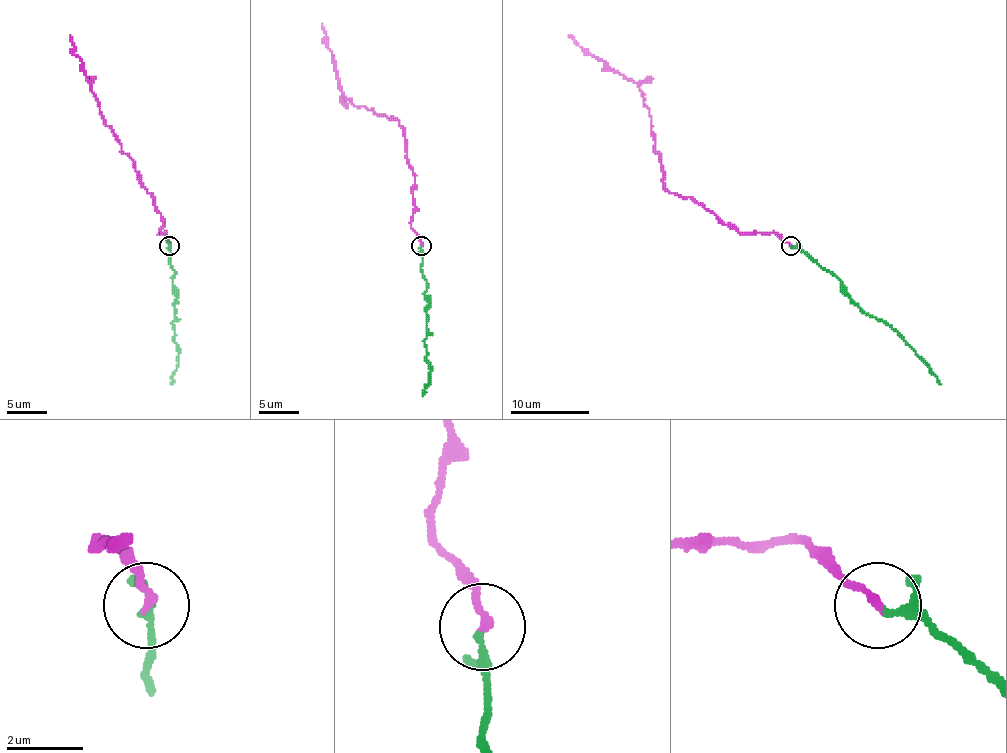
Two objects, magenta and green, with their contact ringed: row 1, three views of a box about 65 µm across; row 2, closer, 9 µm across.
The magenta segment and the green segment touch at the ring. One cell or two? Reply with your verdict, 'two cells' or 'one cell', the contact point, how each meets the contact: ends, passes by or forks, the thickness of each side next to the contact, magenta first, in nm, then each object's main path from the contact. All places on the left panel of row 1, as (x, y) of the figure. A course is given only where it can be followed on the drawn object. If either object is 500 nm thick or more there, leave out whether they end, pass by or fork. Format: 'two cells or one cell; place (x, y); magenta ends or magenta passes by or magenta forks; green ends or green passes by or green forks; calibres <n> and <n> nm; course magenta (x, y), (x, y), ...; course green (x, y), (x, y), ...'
one cell; place (169, 246); magenta ends; green passes by; calibres 240 and 150 nm; course magenta (168, 246), (159, 232), (162, 218), (153, 197), (105, 124), (70, 35); course green (168, 246), (168, 262), (174, 270), (172, 289), (176, 295), (172, 321), (178, 353), (178, 366), (170, 384)

